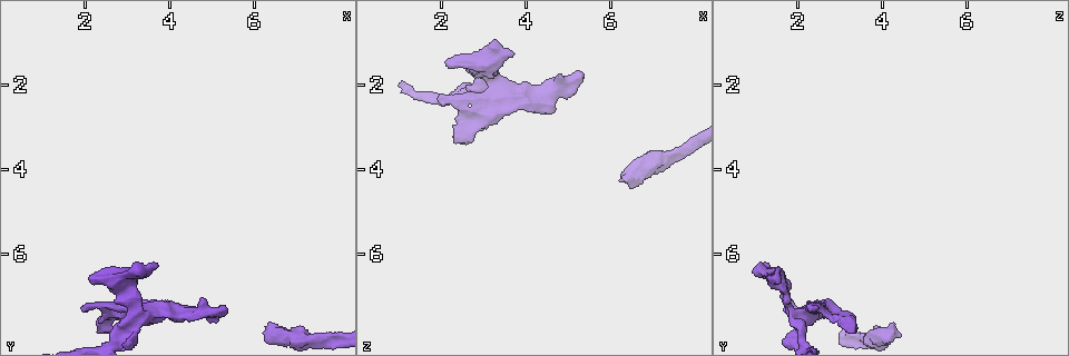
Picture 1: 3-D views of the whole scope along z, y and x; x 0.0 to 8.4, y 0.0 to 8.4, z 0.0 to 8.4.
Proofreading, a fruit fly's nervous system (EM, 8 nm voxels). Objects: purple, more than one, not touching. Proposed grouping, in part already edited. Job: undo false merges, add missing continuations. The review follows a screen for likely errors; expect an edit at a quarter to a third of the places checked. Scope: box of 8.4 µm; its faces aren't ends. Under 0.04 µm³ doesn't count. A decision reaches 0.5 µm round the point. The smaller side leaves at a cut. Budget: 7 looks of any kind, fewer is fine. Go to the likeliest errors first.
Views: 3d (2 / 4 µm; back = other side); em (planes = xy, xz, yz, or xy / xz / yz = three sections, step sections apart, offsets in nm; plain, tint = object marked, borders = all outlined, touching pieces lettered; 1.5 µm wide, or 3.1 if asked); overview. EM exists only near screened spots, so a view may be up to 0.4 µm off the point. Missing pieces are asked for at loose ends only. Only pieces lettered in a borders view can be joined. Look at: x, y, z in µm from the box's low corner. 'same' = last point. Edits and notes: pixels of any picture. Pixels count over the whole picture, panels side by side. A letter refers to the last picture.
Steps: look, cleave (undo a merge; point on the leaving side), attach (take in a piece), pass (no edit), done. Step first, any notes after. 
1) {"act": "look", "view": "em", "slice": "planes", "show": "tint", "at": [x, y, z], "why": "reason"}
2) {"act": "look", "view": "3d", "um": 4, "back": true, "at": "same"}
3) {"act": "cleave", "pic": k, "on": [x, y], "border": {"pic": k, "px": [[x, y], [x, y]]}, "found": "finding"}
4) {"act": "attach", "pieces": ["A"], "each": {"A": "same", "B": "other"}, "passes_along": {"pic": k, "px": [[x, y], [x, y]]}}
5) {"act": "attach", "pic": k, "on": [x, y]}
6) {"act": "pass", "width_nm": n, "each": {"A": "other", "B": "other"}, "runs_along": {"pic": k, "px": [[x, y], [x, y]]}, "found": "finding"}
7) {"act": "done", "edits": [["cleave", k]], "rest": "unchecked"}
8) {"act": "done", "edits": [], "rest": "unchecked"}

{"act": "look", "view": "em", "slice": "planes", "show": "tint", "at": [6.30, 7.70, 4.30], "why": "thick end"}

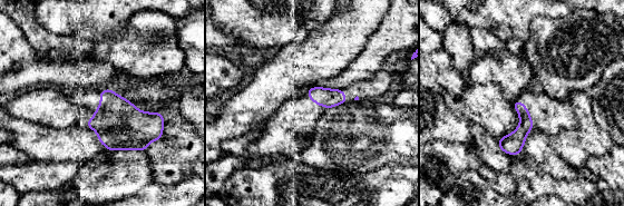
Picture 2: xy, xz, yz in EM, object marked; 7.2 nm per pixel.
{"act": "look", "view": "em", "slice": "planes", "show": "borders", "at": "same"}

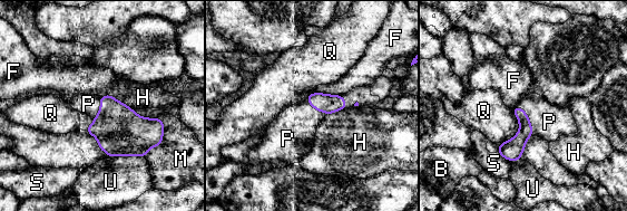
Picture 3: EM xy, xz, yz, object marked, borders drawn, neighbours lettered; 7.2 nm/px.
{"act": "attach", "pieces": ["P"], "longest_contact_nm": ["M", 300], "each": {"B": "other", "F": "other", "H": "other", "M": "other", "P": "same", "Q": "other", "S": "other", "U": "other"}, "found": "it goes on there"}

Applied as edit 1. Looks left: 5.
{"act": "look", "view": "em", "slice": "planes", "show": "plain", "at": [1.90, 7.30, 2.35], "why": "an open end"}

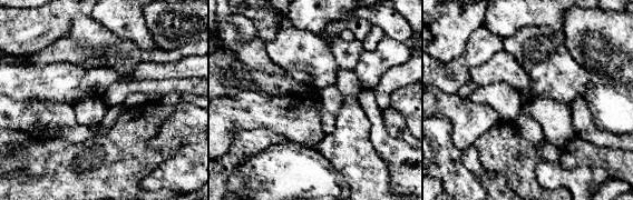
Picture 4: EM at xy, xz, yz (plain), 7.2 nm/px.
{"act": "look", "view": "em", "slice": "planes", "show": "tint", "at": "same"}

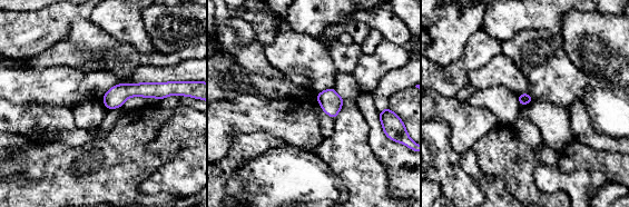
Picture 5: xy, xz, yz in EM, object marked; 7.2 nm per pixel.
{"act": "look", "view": "em", "slice": "planes", "show": "borders", "at": "same", "why": "what lies round it"}

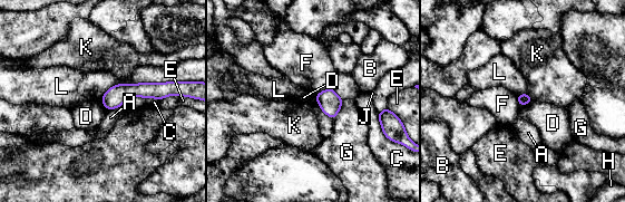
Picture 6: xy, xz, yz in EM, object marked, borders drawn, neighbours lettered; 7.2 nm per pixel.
{"act": "pass", "each": {"A": "other", "B": "other", "C": "other", "D": "other", "E": "other", "F": "other", "G": "other", "H": "other", "J": "other", "K": "other", "L": "other"}, "border": {"pic": 6, "px": [[314, 95], [319, 107], [333, 119]]}, "found": "no lettered piece goes on from it"}

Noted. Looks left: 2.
{"act": "look", "view": "3d", "um": 2, "at": [3.75, 6.20, 1.30], "why": "an open end"}

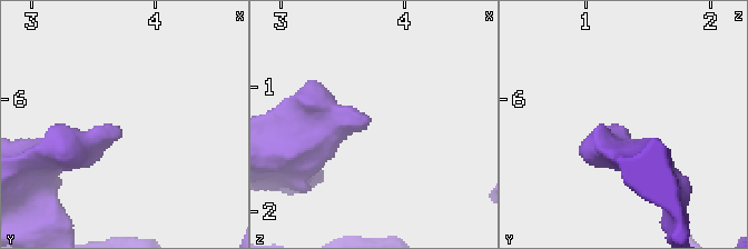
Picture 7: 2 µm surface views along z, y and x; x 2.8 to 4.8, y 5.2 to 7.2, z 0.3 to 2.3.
{"act": "look", "view": "em", "slice": "planes", "show": "borders", "at": [3.70, 6.24, 1.26]}

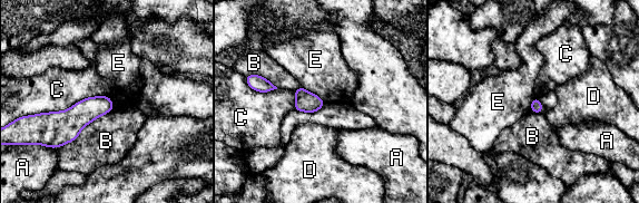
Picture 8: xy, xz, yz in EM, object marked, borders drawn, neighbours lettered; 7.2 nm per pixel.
{"act": "pass", "each": {"A": "other", "B": "other", "C": "other", "D": "other", "E": "other"}, "border": {"pic": 8, "px": [[300, 86], [314, 93], [325, 103]]}, "found": "none of them fits"}

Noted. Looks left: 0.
{"act": "done", "edits": [["attach", 3]], "rest": "unchecked"}

